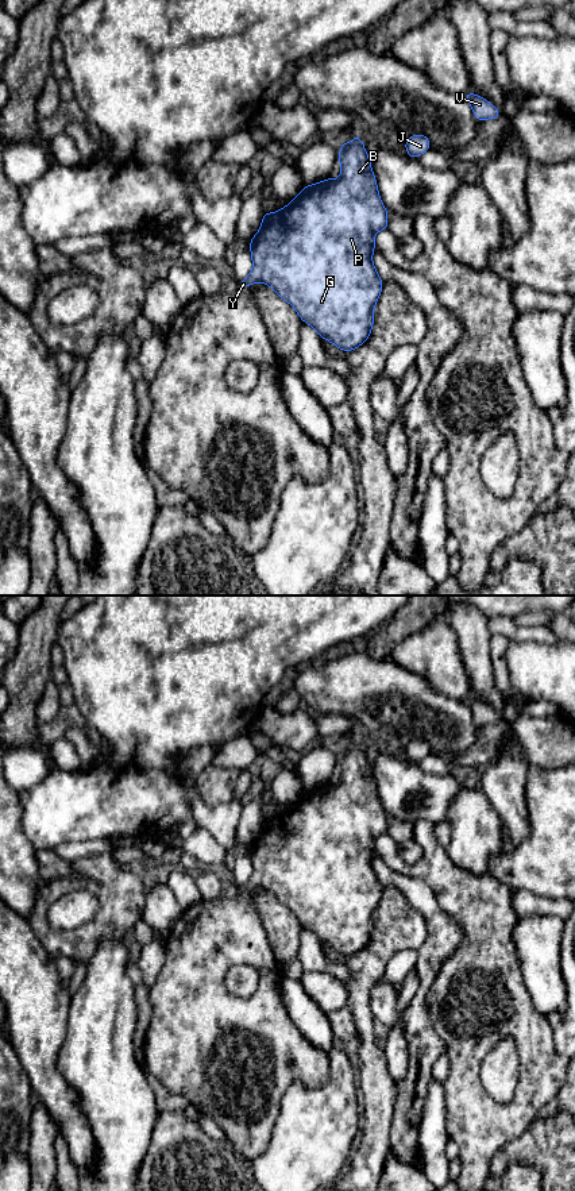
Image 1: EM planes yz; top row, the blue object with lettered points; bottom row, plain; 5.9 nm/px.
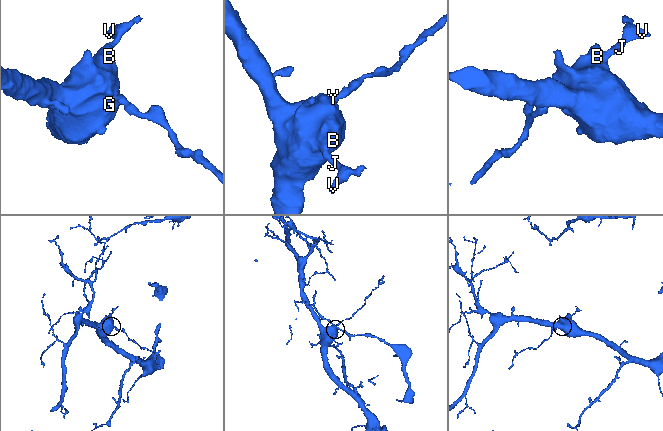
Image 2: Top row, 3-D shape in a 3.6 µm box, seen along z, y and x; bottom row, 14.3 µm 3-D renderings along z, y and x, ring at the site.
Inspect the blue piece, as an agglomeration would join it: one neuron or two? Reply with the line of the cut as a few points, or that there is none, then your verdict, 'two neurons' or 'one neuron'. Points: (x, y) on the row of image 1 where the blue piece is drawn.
cut none; one neuron

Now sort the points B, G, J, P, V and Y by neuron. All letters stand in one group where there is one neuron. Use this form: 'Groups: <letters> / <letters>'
Groups: B G J P V Y

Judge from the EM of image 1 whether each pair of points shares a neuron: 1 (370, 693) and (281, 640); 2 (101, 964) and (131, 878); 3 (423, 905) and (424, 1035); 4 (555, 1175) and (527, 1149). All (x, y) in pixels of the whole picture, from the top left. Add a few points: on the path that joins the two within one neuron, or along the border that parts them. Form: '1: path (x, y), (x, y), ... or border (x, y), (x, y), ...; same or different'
1: border (317, 660), (308, 663); different
2: border (130, 935), (101, 939), (96, 949), (87, 959); different
3: path (435, 937), (435, 951), (431, 956), (420, 1002); same
4: path (548, 1168), (533, 1153); same

